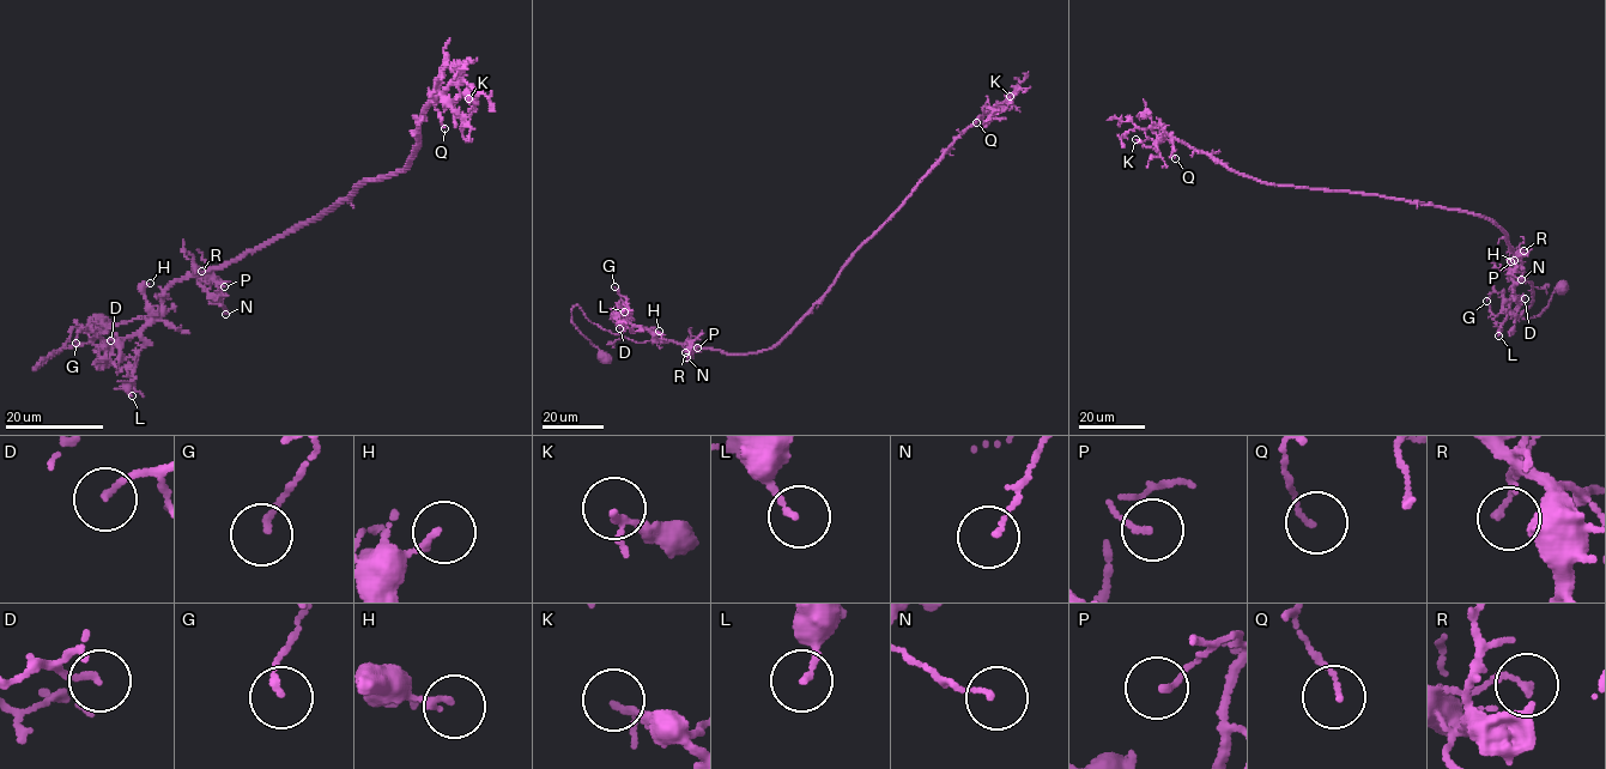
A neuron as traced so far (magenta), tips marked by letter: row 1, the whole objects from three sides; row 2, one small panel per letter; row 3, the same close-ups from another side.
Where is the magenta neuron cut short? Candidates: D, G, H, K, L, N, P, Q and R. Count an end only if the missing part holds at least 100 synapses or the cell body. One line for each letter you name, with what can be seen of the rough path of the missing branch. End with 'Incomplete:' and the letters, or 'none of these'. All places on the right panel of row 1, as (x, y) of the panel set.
Incomplete: none of these

